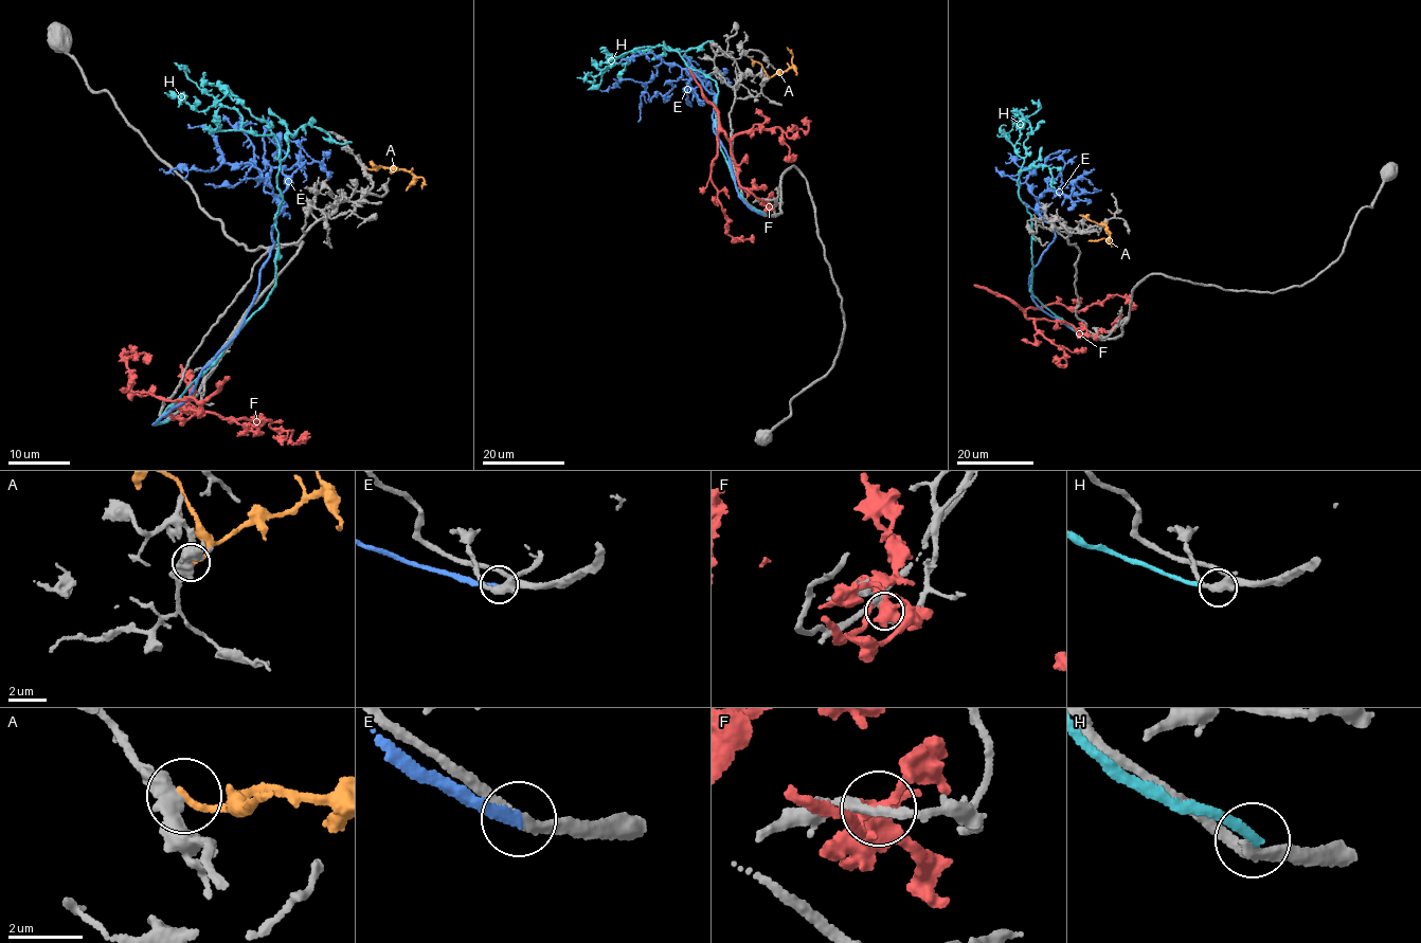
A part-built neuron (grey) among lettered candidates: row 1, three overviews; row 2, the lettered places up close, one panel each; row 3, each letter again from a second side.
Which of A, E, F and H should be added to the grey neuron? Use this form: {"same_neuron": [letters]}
{"same_neuron": ["E"]}

